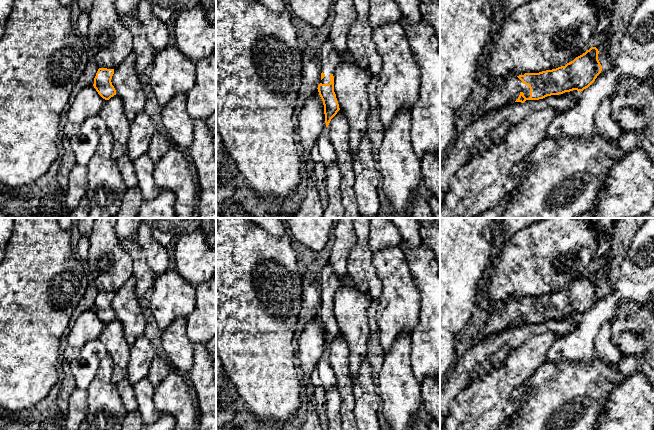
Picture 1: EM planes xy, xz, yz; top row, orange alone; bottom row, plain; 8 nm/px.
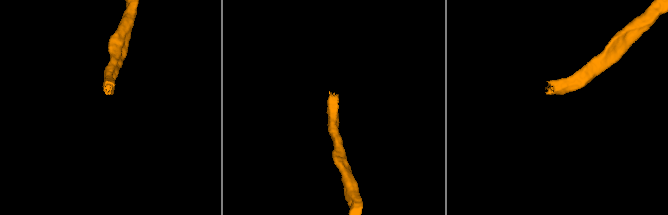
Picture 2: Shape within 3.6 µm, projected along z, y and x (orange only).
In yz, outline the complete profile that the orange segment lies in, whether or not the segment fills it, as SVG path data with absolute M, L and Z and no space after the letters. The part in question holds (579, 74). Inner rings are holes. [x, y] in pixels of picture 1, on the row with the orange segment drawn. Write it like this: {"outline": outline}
{"outline": "M591 47L565 66L539 73L525 73L509 78L506 84L493 90L486 102L478 109L483 116L494 110L526 100L539 100L573 90L588 88L602 71L598 49Z"}

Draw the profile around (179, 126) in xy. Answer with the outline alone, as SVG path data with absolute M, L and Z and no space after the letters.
M186 94L175 95L167 105L162 107L162 124L172 144L188 152L194 140L194 120L186 110Z

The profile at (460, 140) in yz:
M573 90L539 100L526 100L524 103L514 102L481 116L466 127L462 133L458 133L454 145L440 160L440 191L446 192L448 190L451 177L460 166L472 158L476 141L494 132L501 124L506 123L514 126L530 111L540 111L547 108L564 113L575 108L579 101L580 91Z

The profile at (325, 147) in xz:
M327 132L319 137L316 142L318 150L322 157L322 164L327 167L336 161L336 154L333 144L331 143Z

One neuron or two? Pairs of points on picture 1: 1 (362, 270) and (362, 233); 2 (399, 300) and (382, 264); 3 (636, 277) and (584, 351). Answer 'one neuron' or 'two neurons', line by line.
1: one neuron
2: one neuron
3: one neuron

